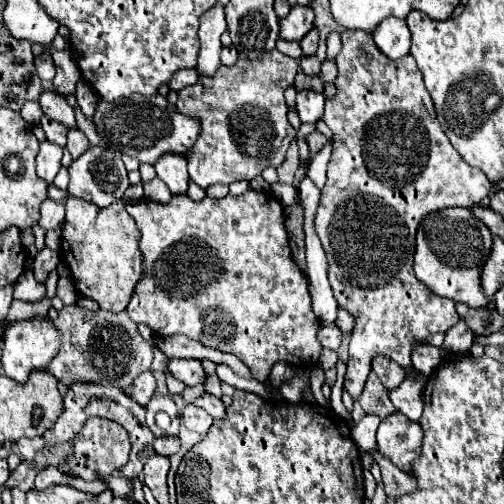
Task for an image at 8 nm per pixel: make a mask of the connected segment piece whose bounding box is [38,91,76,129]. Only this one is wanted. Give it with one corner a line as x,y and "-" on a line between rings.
44,91
40,95
40,105
44,109
44,113
48,117
52,117
54,121
66,125
68,129
76,129
76,117
74,117
74,109
66,103
64,97
60,97
56,91

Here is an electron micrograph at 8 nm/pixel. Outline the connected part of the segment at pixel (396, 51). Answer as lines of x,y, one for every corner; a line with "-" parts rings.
388,17
388,21
380,23
380,29
372,35
378,49
388,55
390,59
400,59
410,53
412,35
406,21
398,21
394,17

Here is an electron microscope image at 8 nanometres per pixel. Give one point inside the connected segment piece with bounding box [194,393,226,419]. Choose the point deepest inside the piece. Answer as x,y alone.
214,406

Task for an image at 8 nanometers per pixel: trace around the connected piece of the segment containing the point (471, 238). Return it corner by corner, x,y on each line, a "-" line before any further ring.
458,207
442,209
442,213
432,213
432,217
426,217
420,223
420,229
416,233
414,273
440,297
448,297
472,309
486,307
490,299
482,291
480,273
490,251
492,251
492,233
482,221
474,217
472,211

